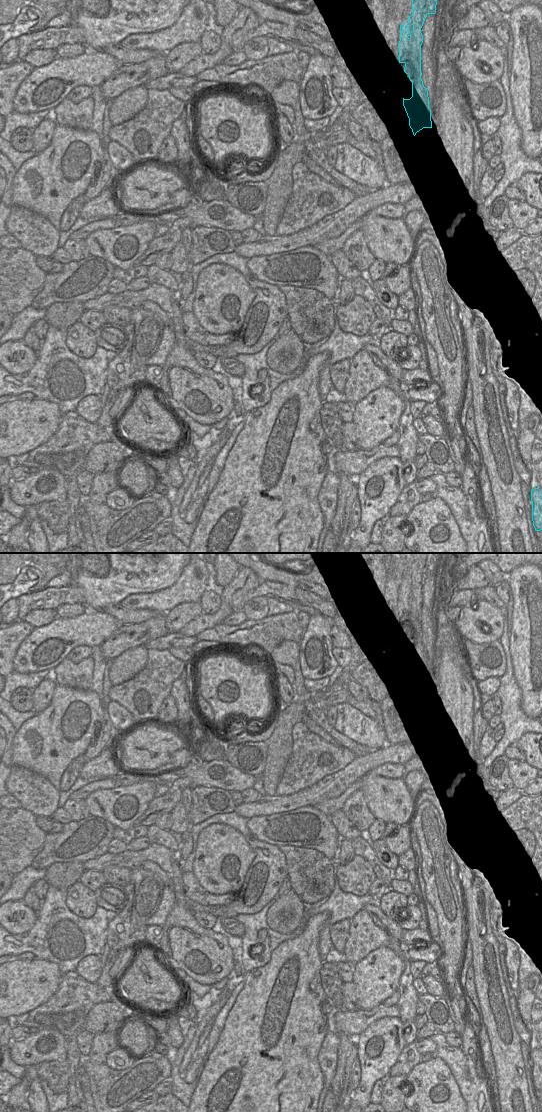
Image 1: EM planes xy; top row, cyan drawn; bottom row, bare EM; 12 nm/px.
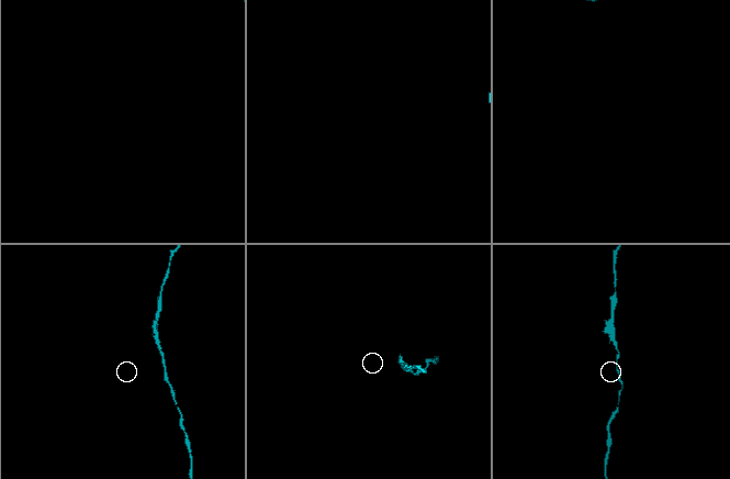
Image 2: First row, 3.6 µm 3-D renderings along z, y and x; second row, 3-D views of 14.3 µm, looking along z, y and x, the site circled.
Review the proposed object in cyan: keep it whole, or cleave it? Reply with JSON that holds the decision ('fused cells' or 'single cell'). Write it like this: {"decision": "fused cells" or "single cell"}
{"decision": "fused cells"}

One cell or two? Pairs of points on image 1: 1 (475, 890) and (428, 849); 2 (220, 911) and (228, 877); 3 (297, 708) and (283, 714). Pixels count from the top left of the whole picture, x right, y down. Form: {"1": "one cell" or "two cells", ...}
{"1": "two cells", "2": "two cells", "3": "one cell"}

